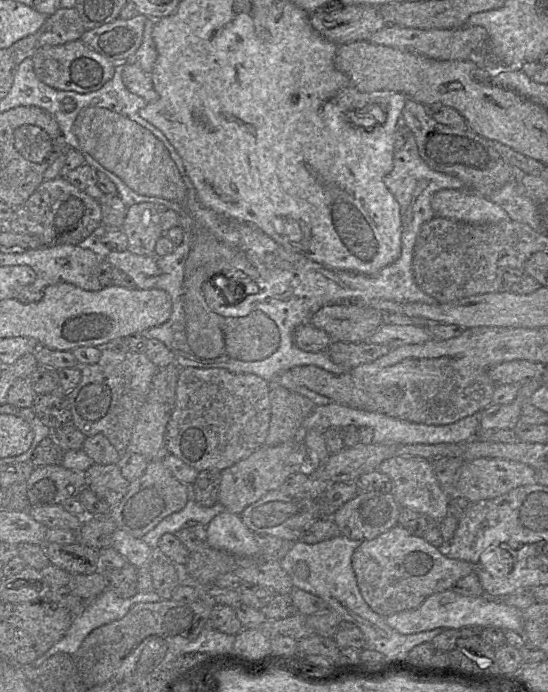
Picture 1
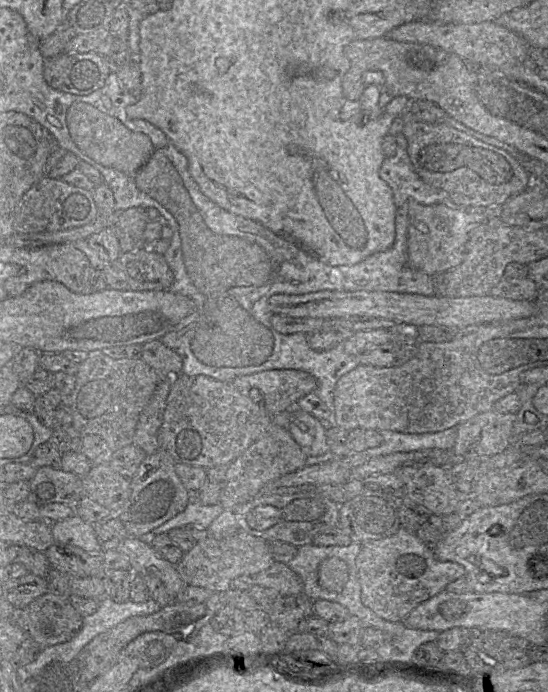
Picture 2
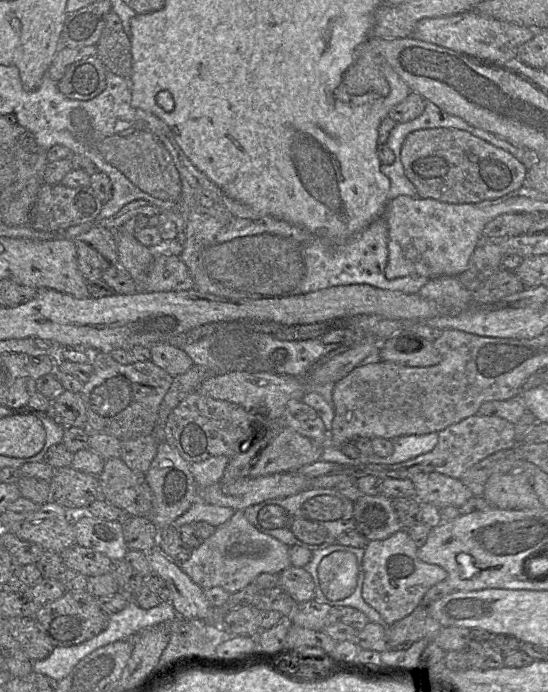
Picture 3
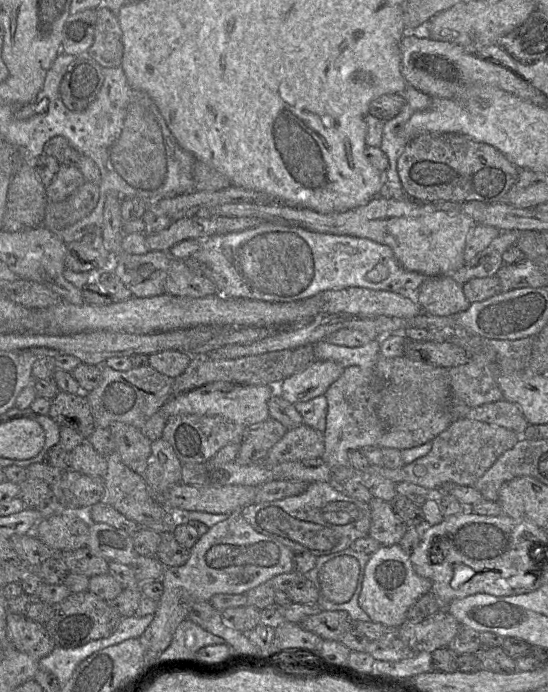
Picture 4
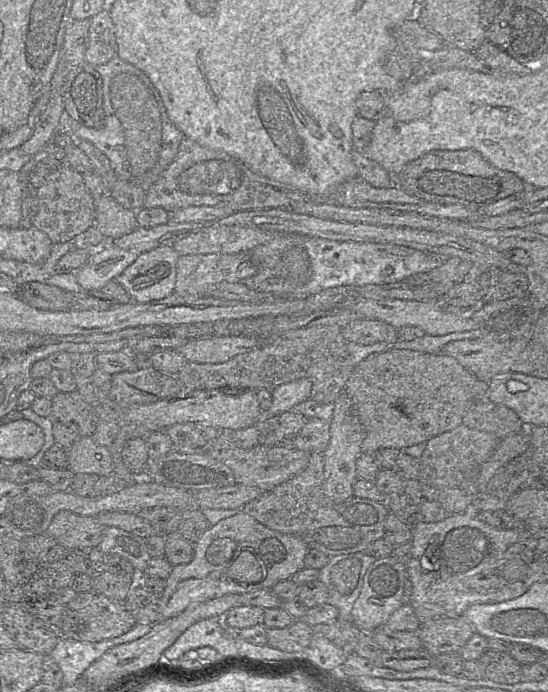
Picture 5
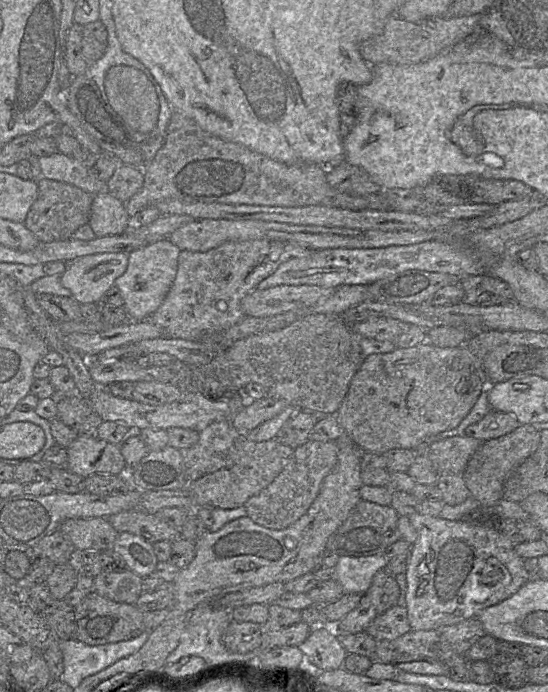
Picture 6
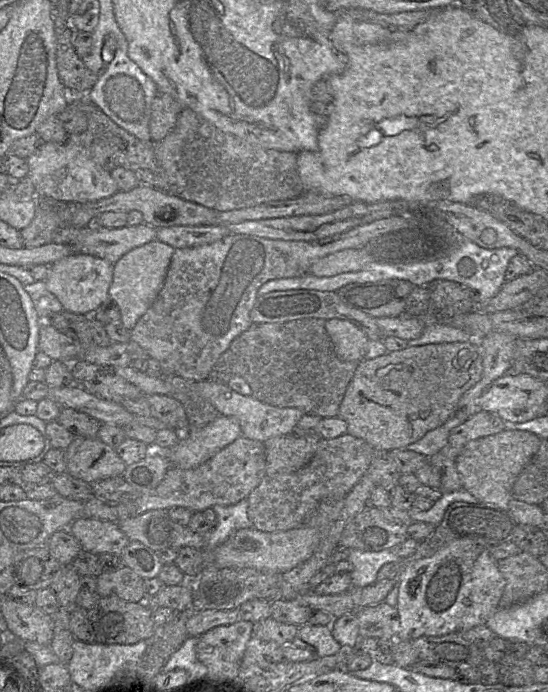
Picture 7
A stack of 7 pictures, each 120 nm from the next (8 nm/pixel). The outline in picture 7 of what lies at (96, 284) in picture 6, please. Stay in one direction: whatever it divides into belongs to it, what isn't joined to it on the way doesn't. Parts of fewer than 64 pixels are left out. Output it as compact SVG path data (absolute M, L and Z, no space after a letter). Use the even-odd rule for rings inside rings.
M72 253L49 267L46 287L65 311L89 316L109 297L114 272L114 264L109 261L88 254Z

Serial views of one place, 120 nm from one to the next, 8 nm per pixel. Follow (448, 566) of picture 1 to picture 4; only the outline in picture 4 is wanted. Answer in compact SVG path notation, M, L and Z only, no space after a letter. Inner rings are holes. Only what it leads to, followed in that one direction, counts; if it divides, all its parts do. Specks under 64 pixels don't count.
M381 546L370 555L364 571L359 606L370 621L381 623L388 628L399 628L406 622L409 608L424 594L431 591L429 579L419 576L412 568L410 556L400 547Z

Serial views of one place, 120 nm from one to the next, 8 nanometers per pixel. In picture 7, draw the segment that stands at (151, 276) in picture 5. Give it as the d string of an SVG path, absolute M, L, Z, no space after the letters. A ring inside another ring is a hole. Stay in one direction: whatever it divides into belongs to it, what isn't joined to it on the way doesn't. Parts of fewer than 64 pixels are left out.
M154 240L126 253L114 264L109 297L117 303L121 311L121 322L126 329L132 330L155 302L164 286L174 252L175 249L172 246Z

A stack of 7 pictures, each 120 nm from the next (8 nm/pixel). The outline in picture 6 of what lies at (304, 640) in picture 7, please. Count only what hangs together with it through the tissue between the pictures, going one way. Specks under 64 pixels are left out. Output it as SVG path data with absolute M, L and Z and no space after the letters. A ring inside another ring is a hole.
M327 624L312 629L307 639L298 647L306 660L320 671L342 667L348 654L333 626Z

